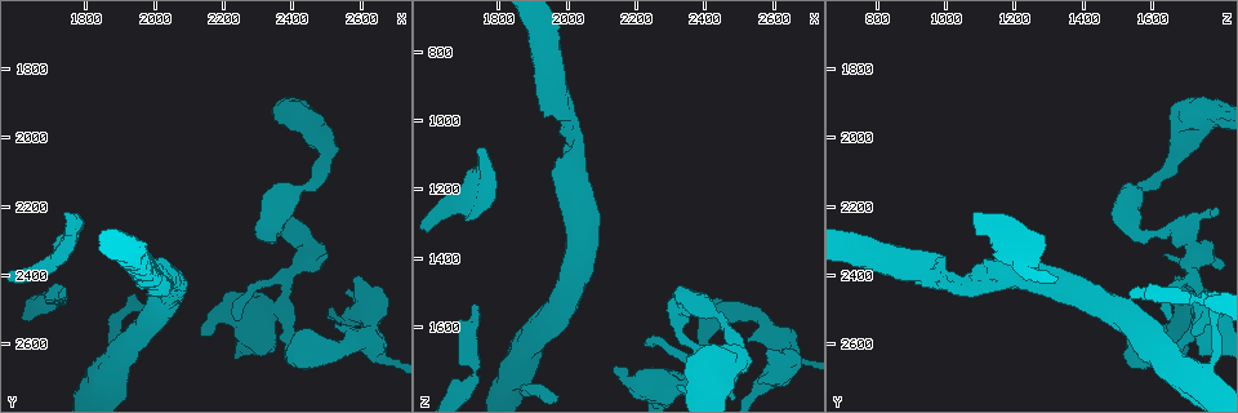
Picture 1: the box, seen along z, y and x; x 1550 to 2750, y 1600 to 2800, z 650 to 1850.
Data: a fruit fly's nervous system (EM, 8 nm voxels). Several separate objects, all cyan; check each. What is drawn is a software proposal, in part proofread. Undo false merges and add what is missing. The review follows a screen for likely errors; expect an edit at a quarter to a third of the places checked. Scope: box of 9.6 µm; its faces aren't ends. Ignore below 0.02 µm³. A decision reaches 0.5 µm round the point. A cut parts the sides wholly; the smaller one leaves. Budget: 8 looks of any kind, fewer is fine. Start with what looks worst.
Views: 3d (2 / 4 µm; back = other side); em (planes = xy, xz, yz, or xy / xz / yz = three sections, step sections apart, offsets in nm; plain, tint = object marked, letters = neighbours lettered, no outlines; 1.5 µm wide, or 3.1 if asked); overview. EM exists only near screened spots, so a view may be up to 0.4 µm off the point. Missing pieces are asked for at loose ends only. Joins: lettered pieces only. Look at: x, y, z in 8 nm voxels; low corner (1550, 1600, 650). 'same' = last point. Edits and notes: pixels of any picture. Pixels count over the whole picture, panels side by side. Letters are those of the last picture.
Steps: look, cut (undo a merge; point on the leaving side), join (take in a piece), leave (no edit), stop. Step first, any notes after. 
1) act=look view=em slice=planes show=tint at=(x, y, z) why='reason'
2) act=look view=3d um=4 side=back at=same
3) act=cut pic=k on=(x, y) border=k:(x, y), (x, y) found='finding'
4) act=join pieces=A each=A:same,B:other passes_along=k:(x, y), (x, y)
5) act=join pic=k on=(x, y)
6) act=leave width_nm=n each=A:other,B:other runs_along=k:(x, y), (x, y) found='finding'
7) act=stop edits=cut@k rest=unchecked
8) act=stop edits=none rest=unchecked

act=look view=em slice=yz step=4 show=letters at=(1730, 2460, 1530) why='stops while still wide'

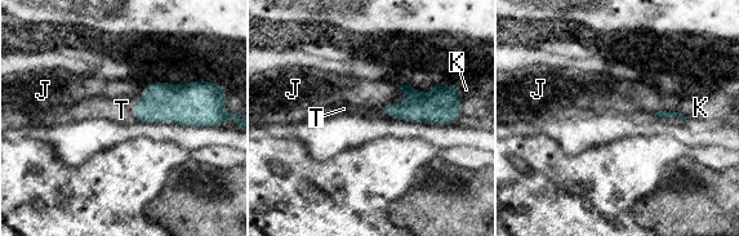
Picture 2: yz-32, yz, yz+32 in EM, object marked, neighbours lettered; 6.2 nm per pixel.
act=join pieces=T each=J:other,K:other,T:same passes_along=2:(161, 102), (143, 98), (121, 110) found='it goes on there'

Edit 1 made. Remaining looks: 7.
act=look view=overview

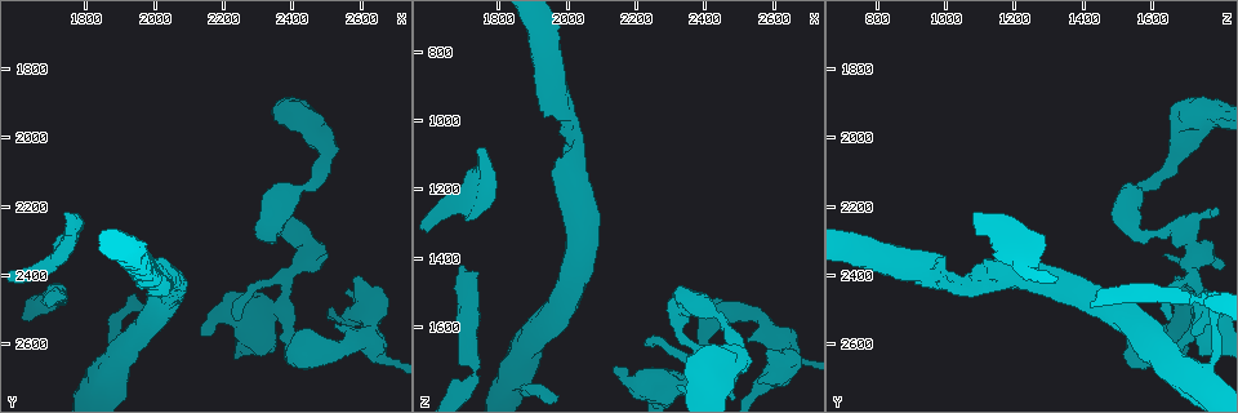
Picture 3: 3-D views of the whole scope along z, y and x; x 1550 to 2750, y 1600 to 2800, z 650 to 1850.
act=look view=3d um=2 at=(1750, 2230, 1080) why='an open end'

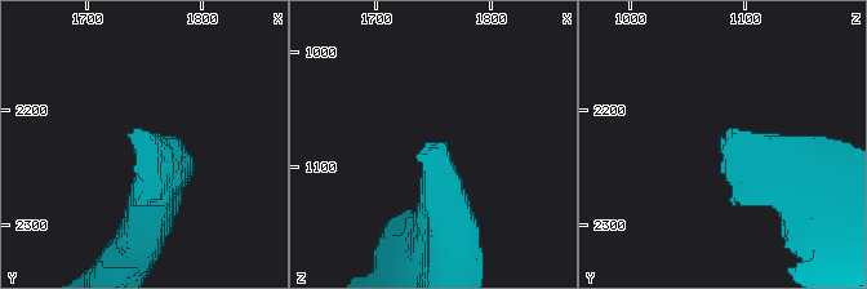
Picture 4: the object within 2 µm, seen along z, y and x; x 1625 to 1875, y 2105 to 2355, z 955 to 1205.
act=look view=em slice=xy step=8 show=tint at=(1752, 2228, 1080)

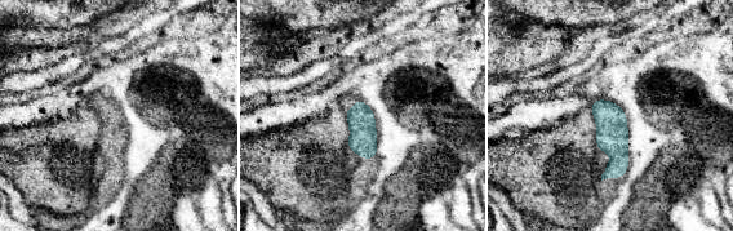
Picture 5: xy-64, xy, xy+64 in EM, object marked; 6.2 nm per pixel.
act=look view=em slice=planes show=letters at=same why='cut it another way'

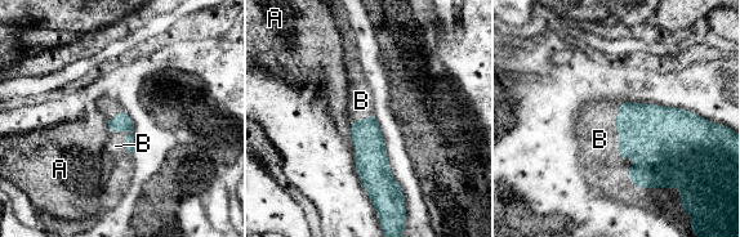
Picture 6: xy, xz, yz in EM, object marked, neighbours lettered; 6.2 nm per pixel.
act=join pieces=B each=A:other,B:same passes_along=6:(655, 134), (618, 130), (600, 139) found='the neuron continues'

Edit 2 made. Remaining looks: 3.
act=look view=em slice=xy step=4 show=tint at=(2430, 2140, 1560) why='narrows sharply'

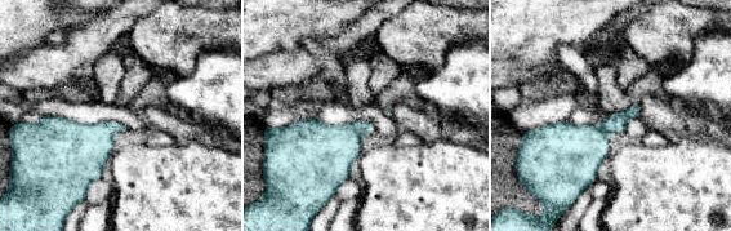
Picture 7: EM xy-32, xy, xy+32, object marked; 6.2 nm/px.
act=look view=em slice=planes show=letters at=same why='another direction'

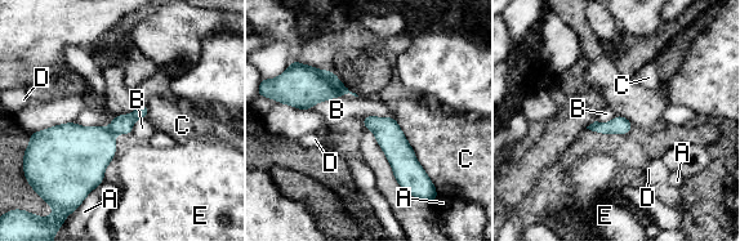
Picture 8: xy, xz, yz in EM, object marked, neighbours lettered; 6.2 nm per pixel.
act=leave each=A:other,B:other,C:other,D:other,E:other found='continuous, no second neuron'

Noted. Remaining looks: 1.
act=stop edits=join@2,join@6 rest=unchecked

